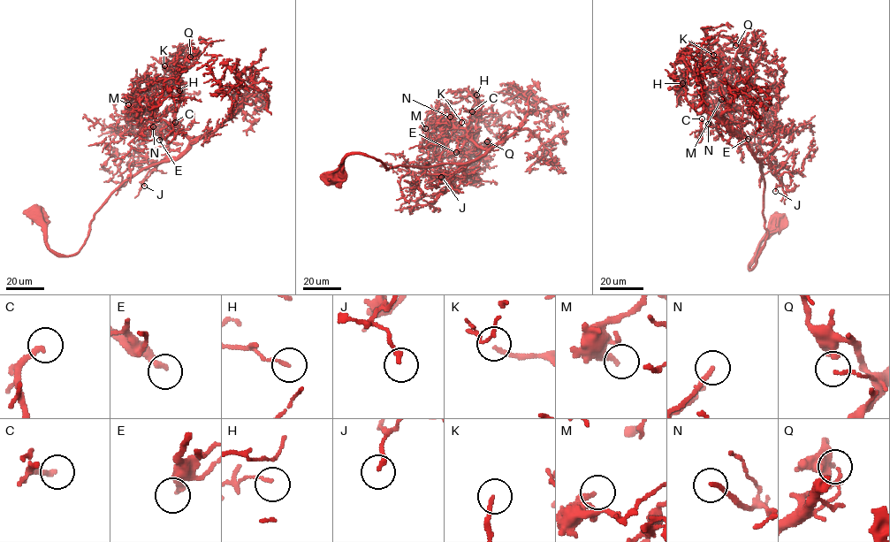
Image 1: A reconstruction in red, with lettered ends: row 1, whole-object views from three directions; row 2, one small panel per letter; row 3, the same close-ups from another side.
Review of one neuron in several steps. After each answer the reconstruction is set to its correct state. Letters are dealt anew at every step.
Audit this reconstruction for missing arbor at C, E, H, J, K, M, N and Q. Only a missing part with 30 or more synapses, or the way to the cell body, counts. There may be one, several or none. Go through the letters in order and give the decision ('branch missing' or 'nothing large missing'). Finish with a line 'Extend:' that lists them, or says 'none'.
C: branch missing
E: branch missing
H: nothing large missing
J: nothing large missing
K: branch missing
M: nothing large missing
N: branch missing
Q: nothing large missing
Extend: C, E, K, N

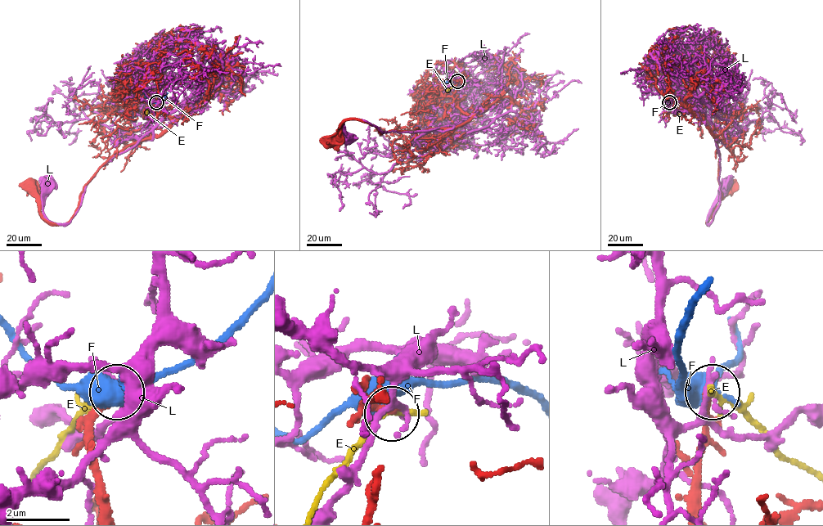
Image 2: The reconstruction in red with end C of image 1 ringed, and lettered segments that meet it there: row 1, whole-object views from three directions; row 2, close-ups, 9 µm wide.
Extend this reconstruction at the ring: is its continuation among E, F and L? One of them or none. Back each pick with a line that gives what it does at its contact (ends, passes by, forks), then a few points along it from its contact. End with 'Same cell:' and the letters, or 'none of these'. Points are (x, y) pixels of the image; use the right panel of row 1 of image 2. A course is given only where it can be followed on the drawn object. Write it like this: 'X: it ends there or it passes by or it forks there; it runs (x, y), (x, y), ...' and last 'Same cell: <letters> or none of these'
Same cell: none of these

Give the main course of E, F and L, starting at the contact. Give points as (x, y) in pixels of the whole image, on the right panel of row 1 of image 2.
E: (668, 102), (680, 114)
F: (668, 103), (668, 90)
L: (668, 102), (667, 85), (694, 79), (712, 123), (720, 194), (707, 223), (726, 184)

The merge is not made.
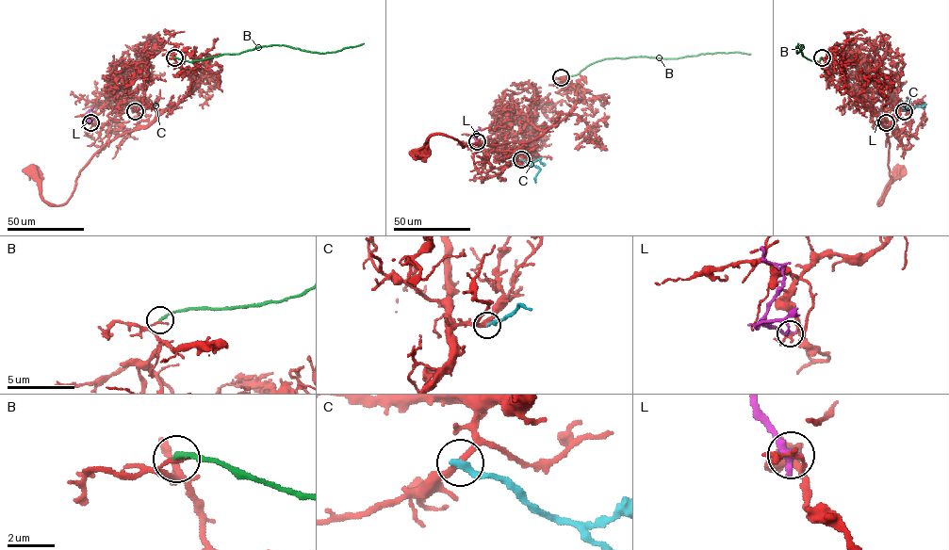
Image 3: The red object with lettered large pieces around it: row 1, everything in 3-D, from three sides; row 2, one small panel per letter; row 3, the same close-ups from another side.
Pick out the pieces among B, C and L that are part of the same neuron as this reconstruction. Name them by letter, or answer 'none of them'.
none of them

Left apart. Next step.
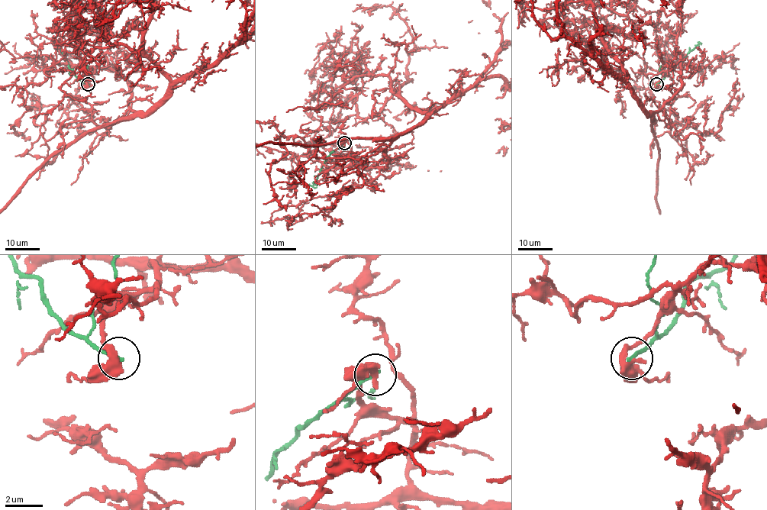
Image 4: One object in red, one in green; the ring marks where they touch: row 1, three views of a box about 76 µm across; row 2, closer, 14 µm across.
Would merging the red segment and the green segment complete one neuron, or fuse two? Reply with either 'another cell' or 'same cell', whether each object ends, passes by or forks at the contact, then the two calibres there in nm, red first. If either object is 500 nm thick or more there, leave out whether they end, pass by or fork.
another cell; red passes by; green ends; calibres 360 and 200 nm

